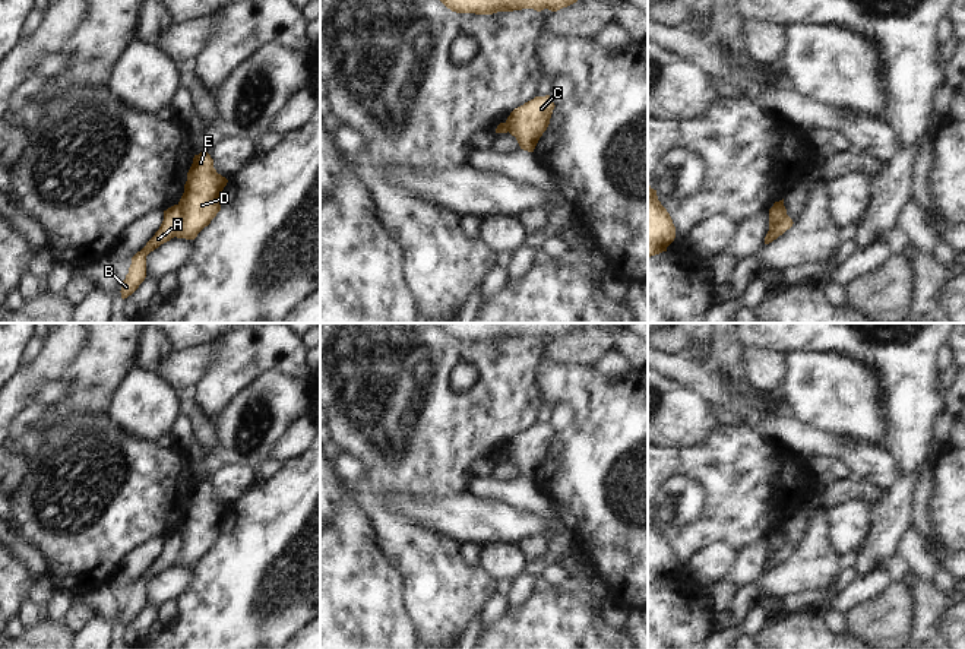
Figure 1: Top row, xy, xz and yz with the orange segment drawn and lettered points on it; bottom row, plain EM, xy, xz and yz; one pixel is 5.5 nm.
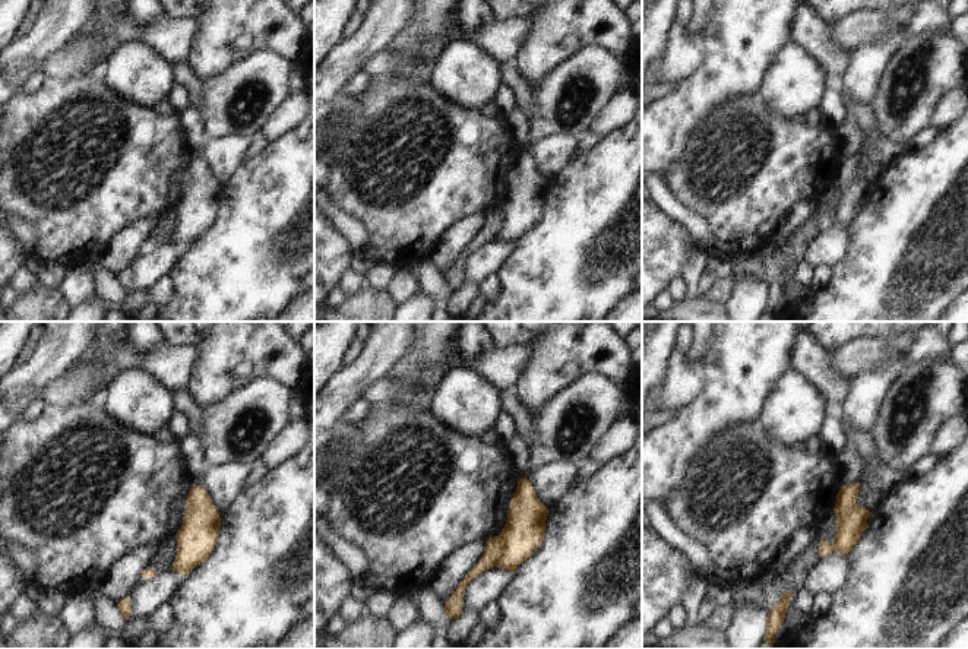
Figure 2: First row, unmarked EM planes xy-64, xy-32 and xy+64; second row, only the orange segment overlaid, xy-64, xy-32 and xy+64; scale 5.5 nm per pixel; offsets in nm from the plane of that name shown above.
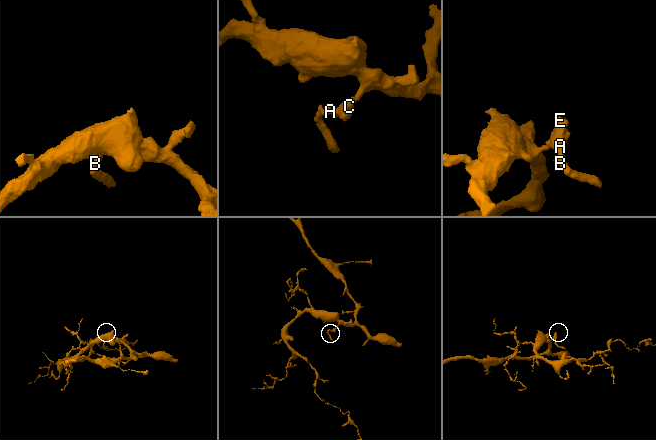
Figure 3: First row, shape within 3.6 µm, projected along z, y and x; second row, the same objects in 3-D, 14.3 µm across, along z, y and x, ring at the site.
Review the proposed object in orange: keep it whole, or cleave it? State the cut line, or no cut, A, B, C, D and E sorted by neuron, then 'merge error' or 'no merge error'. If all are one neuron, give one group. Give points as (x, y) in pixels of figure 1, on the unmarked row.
xy (179, 532), (180, 557), (176, 563) | A B / C D E | merge error

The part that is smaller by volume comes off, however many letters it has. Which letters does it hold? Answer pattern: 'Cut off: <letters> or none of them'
Cut off: A, B

